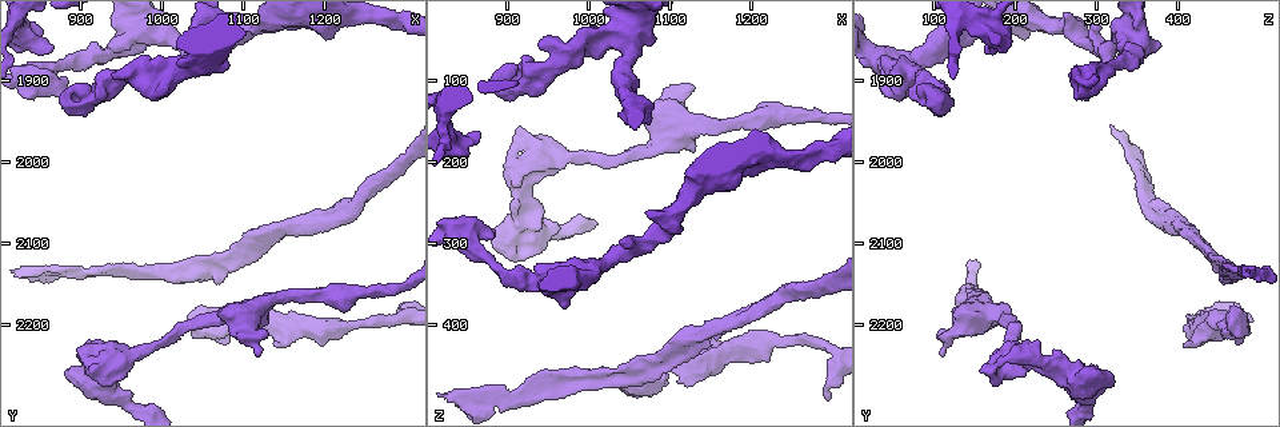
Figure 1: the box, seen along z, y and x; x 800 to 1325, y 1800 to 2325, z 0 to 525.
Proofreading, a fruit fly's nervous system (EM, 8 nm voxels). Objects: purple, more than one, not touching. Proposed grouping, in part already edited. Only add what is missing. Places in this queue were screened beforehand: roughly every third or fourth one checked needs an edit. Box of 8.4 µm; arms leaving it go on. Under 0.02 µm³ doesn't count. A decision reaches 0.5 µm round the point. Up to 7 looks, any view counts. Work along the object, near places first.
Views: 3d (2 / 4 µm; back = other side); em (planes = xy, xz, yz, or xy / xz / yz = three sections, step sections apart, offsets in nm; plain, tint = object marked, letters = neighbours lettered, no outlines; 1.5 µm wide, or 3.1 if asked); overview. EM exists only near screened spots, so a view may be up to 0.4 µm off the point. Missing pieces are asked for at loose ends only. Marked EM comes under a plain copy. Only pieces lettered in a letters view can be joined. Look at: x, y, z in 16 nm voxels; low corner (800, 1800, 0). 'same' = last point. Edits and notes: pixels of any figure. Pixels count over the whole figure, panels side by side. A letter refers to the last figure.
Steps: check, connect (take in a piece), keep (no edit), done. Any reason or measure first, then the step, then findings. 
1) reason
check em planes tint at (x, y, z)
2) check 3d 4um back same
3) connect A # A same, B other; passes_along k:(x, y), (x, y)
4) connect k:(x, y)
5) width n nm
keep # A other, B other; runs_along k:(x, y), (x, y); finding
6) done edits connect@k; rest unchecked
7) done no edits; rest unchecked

free end
check em planes letters at (865, 1855, 165)

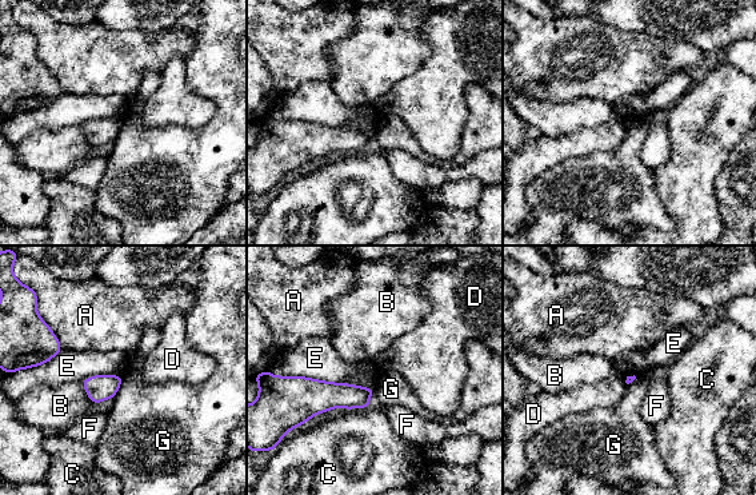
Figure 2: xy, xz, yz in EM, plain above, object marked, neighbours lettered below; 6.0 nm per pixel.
keep # A other, B other, C other, D other, E other, F other, G other; border 2:(283, 375), (344, 382), (372, 390); none of them fits

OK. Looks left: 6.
free end
check 3d 2um at (885, 1920, 285)

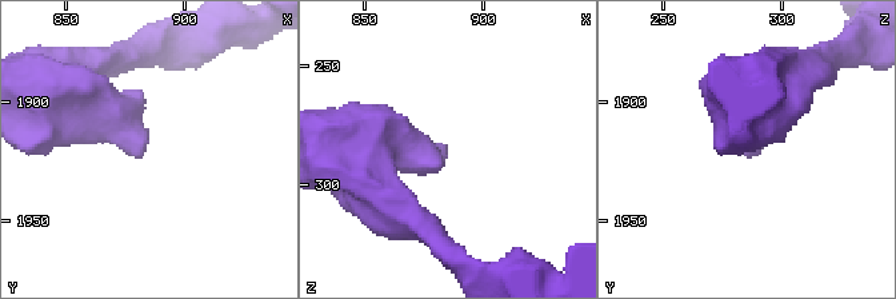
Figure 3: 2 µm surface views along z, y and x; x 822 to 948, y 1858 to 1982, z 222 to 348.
need the tissue
check em xz step 8 letters at (883, 1922, 283)

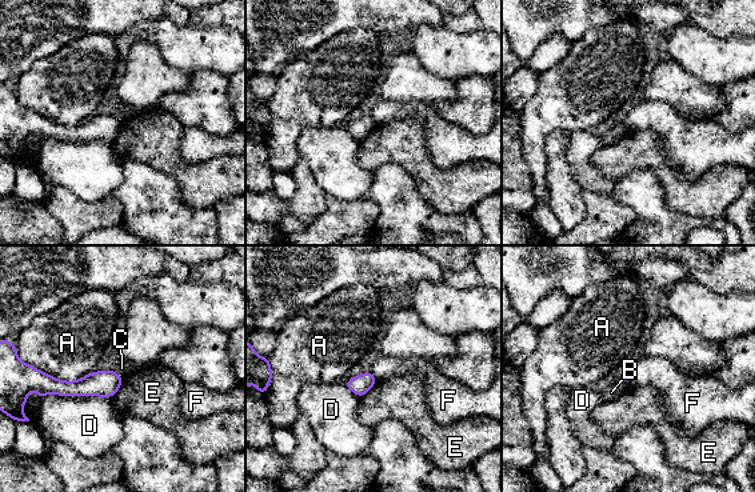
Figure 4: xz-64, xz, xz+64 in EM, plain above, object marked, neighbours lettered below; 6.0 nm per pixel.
keep # A other, B other, C other, D other, E other, F other; no lettered piece goes on from it

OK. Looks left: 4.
stops while still wide
check em planes letters at (1135, 2225, 405)

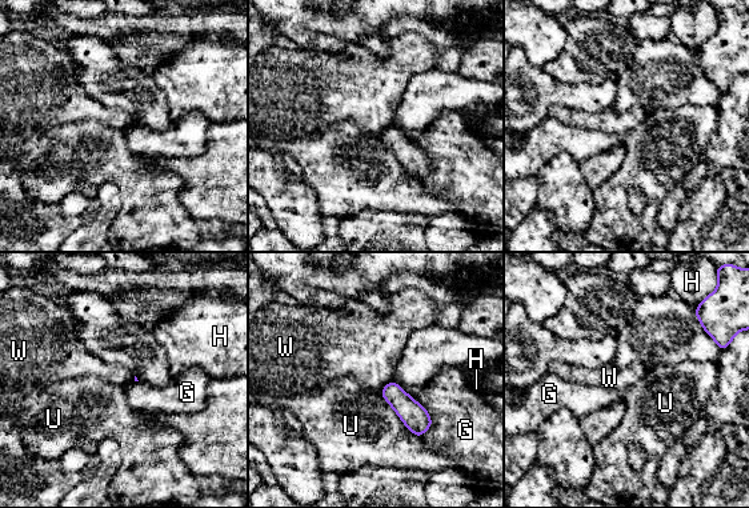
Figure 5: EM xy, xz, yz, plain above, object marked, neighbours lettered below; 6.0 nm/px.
keep # G other, H other, U other, W other; border 5:(391, 380), (381, 388); no lettered piece goes on from it

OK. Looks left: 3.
done no edits; rest unchecked

